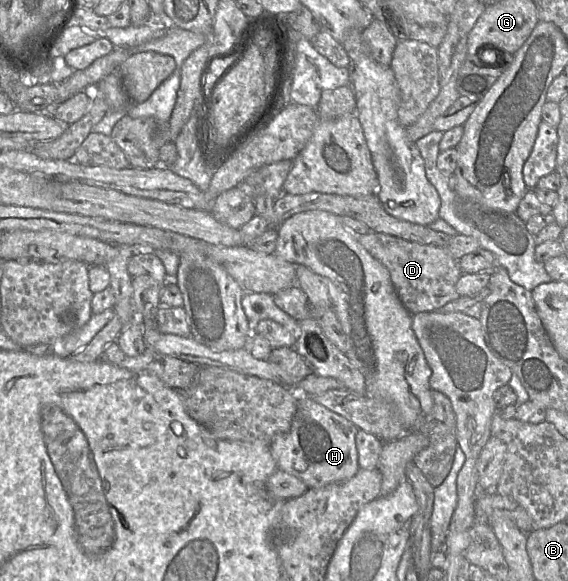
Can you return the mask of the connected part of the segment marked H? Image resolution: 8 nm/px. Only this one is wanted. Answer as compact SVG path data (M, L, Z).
M296 392L297 411L290 430L276 435L270 442L277 470L302 480L308 489L321 488L351 479L359 470L356 426L343 416L315 402L310 395Z

